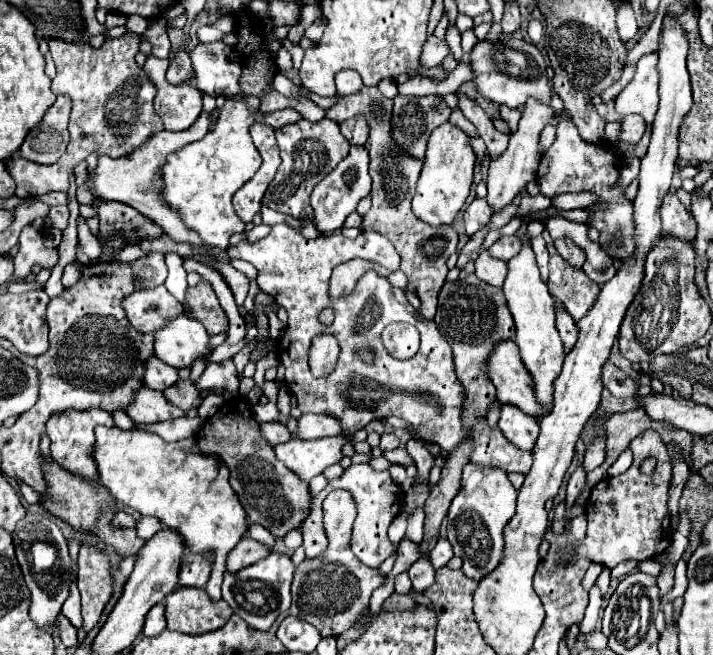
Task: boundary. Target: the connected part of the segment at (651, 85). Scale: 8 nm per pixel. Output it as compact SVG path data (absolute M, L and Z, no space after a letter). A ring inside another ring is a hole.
M645 54L637 62L635 78L615 98L615 112L619 116L639 114L643 116L645 124L653 122L659 104L659 94L657 94L659 76L655 66L657 66L657 54Z

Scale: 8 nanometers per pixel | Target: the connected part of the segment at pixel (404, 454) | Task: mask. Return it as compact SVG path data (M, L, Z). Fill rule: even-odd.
M395 448L395 450L389 450L389 452L383 452L383 456L389 460L389 462L397 462L397 464L403 464L403 466L409 466L413 464L413 458L409 456L409 452L405 448Z

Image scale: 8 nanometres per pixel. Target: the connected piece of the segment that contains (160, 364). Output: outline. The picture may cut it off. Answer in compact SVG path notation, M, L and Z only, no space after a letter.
M149 356L149 360L145 362L145 376L143 382L147 380L147 388L151 390L165 390L167 386L175 384L177 378L177 368L165 364L163 360L157 360L157 356Z

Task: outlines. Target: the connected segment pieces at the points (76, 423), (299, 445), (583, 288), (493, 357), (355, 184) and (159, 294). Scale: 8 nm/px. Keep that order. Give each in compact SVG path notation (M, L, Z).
M89 408L89 410L73 410L73 412L59 412L53 414L47 420L47 434L51 438L51 458L55 462L59 462L65 470L81 474L85 478L93 478L97 480L97 466L91 458L91 448L93 448L93 428L97 424L103 426L113 426L113 418L109 412L101 410L101 408Z
M341 436L319 440L291 438L289 442L275 446L275 456L301 480L309 482L313 476L321 474L327 466L343 458L341 454L343 444L345 440Z
M543 230L543 238L549 250L549 292L557 300L561 300L565 310L577 322L591 310L599 294L599 284L589 280L583 268L573 268L565 258L559 256L559 252L553 246L553 238L547 230Z
M505 340L493 348L489 360L485 362L485 372L497 388L497 400L515 404L531 416L541 416L551 410L551 406L545 410L541 404L537 404L533 396L533 380L525 370L519 358L519 348L513 340Z
M367 146L361 148L353 148L349 150L349 154L345 156L345 160L341 160L337 164L337 168L333 168L333 172L329 172L313 190L311 194L311 206L315 210L315 224L317 230L321 232L335 232L343 226L345 218L355 212L357 204L361 198L369 196L371 192L371 176L369 176L369 150Z
M164 285L147 290L135 290L129 298L123 300L127 320L139 332L153 332L163 326L167 318L173 318L183 312L183 306L173 294L167 292Z

